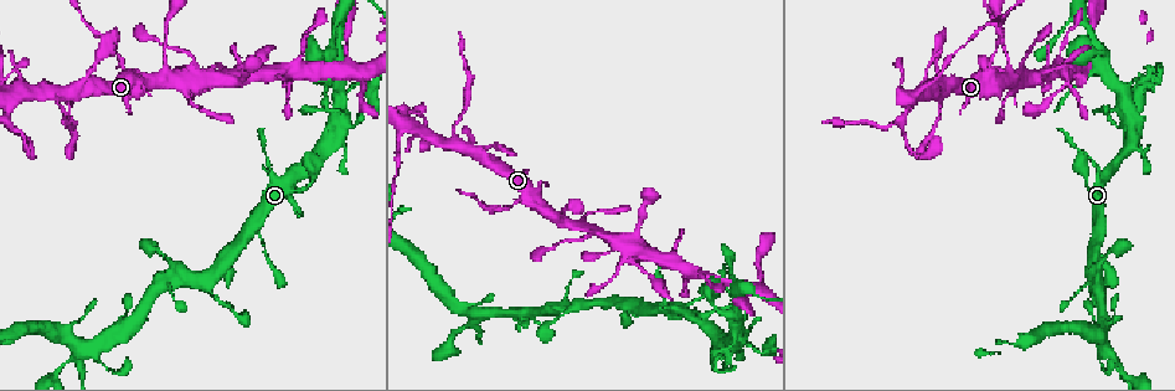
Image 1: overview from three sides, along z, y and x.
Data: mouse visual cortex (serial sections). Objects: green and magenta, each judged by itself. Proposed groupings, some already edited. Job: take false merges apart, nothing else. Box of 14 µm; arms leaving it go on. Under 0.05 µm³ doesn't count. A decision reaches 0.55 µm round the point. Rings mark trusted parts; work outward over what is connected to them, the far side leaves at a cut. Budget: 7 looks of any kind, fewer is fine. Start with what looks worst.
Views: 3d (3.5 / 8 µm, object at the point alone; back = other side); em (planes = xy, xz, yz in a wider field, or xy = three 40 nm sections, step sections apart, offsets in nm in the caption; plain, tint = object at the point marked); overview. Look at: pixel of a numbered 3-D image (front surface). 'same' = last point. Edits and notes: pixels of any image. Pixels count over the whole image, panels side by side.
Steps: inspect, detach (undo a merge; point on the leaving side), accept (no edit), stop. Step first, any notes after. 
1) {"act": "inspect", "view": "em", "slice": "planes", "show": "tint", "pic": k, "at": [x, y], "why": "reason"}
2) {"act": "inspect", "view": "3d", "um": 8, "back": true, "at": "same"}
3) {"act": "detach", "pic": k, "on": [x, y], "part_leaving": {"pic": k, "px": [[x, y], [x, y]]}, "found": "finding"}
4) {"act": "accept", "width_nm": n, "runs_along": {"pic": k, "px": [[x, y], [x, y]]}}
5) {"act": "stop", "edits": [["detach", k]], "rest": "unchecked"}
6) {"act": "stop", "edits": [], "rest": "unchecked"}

{"act": "inspect", "view": "3d", "um": 3.5, "pic": 1, "at": [585, 226], "why": "four or more arms meet"}

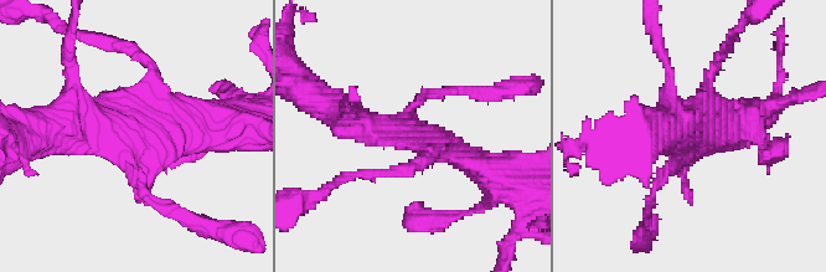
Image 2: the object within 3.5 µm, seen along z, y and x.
{"act": "inspect", "view": "em", "slice": "xy", "step": 2, "show": "tint", "pic": 2, "at": [137, 135]}

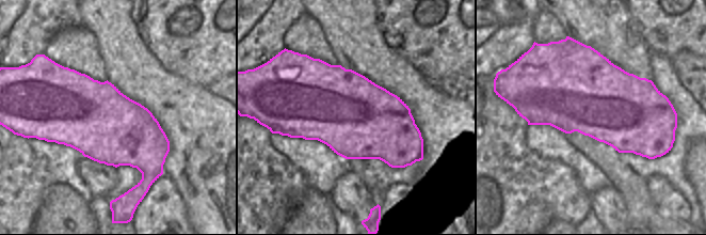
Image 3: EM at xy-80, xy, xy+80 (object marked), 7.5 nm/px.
{"act": "inspect", "view": "em", "slice": "xy", "step": 1, "show": "tint", "at": "same", "why": "cut it another way"}

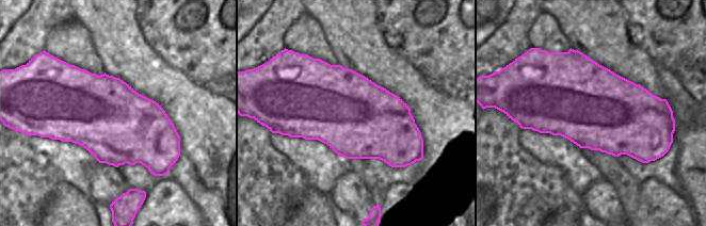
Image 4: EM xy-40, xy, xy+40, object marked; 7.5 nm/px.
{"act": "accept", "runs_along": {"pic": 2, "px": [[336, 109], [489, 173]]}, "found": "continuous, no second cell"}

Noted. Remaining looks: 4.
{"act": "inspect", "view": "3d", "um": 3.5, "pic": 1, "at": [122, 64], "why": "thick turns thin"}

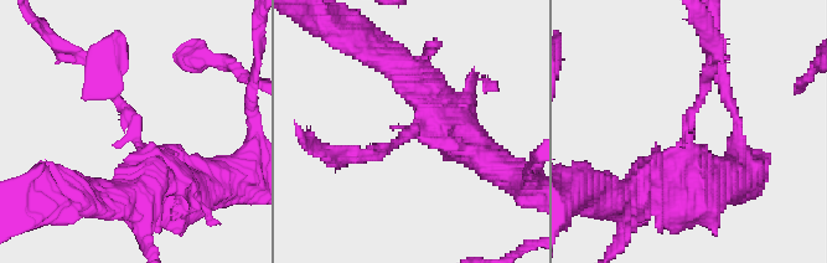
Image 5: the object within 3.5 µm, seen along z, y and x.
{"act": "inspect", "view": "em", "slice": "xy", "step": 5, "show": "tint", "pic": 5, "at": [411, 128], "arm_widths_nm": [150, 500]}

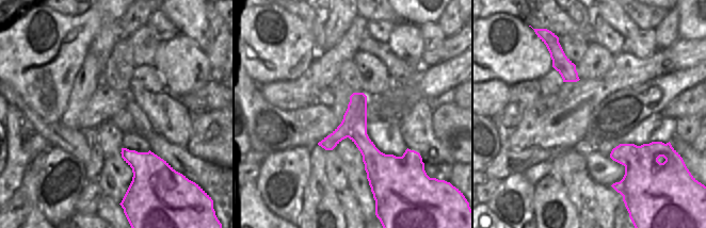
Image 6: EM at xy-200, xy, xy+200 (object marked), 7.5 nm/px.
{"act": "inspect", "view": "em", "slice": "xy", "step": 1, "show": "tint", "at": "same", "why": "another direction"}

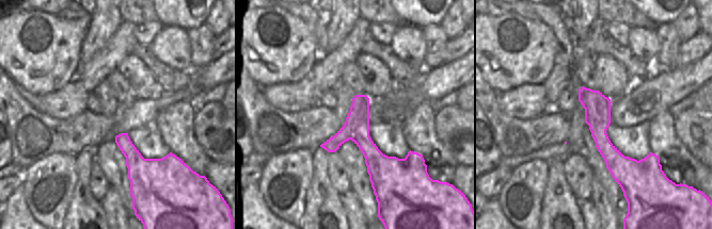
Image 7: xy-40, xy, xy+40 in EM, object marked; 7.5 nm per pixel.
{"act": "accept", "width_nm": 190, "runs_along": {"pic": 7, "px": [[583, 90], [621, 183]]}, "found": "one cell here"}

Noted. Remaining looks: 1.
{"act": "stop", "edits": [], "rest": "unchecked"}

